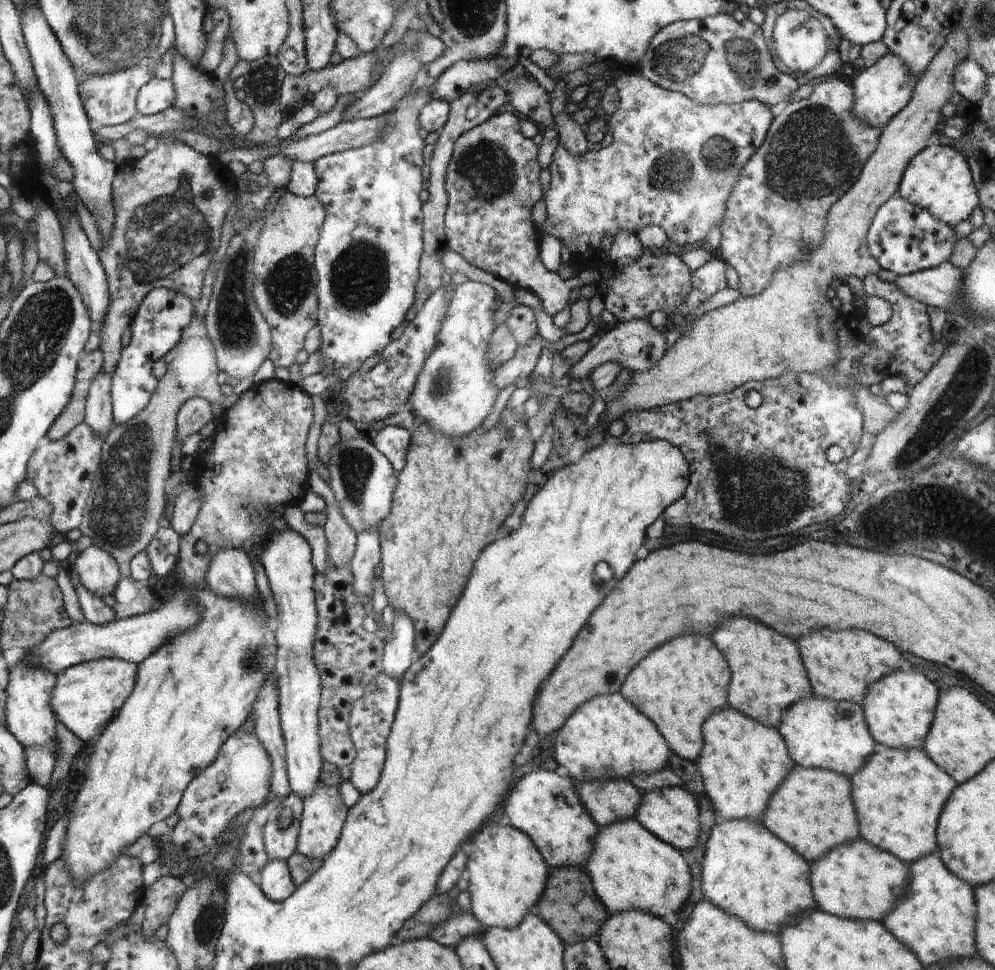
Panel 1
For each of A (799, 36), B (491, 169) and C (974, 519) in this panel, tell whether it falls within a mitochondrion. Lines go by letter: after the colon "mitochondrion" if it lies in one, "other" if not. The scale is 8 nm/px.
A: mitochondrion
B: mitochondrion
C: mitochondrion

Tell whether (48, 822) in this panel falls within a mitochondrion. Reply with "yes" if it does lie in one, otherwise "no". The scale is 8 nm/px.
no

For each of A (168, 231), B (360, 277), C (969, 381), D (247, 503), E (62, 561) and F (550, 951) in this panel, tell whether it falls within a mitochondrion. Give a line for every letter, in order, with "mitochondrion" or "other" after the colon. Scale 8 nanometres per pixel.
A: mitochondrion
B: mitochondrion
C: mitochondrion
D: mitochondrion
E: other
F: other

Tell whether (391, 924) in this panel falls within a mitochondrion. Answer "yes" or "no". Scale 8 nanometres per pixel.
no

